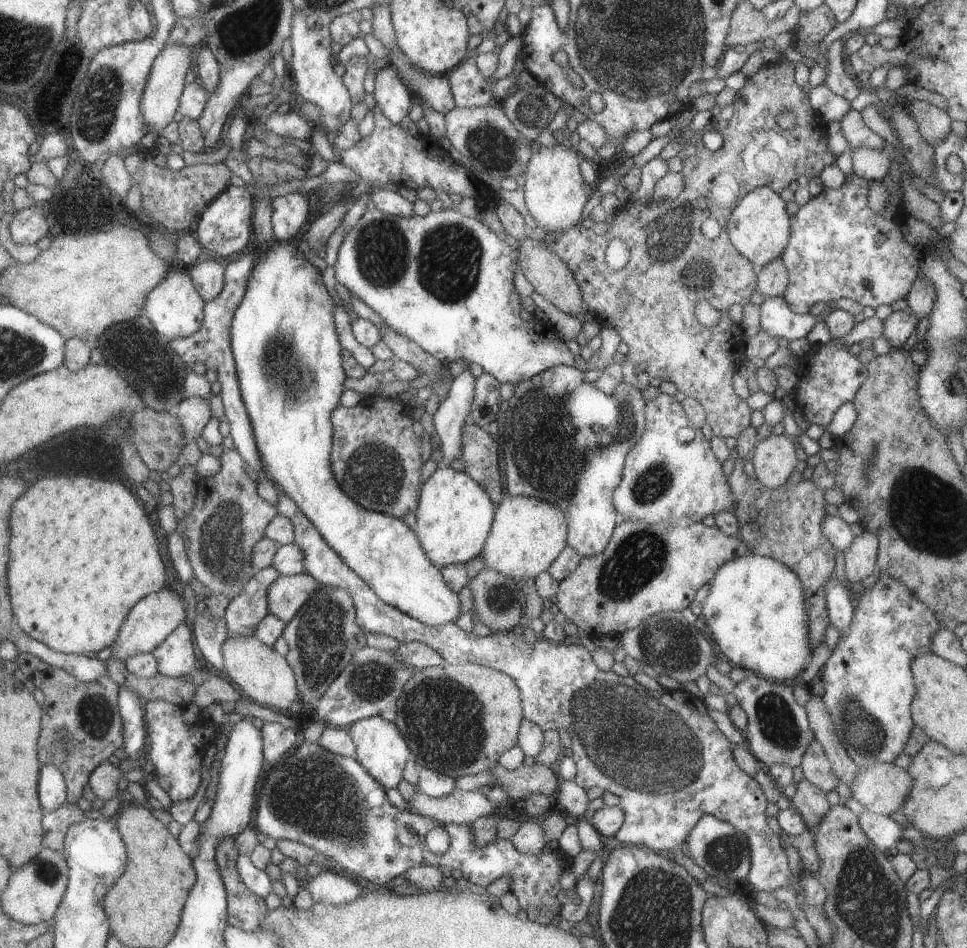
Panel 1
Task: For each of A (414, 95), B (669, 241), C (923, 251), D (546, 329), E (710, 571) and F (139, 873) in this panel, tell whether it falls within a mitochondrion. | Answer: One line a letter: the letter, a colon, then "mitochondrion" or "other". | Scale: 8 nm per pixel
A: other
B: mitochondrion
C: other
D: other
E: other
F: other

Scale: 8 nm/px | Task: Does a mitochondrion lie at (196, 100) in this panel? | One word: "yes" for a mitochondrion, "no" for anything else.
no

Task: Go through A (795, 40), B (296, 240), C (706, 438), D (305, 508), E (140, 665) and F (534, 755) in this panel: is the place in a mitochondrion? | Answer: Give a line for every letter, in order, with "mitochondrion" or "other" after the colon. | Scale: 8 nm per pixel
A: other
B: other
C: other
D: other
E: other
F: other

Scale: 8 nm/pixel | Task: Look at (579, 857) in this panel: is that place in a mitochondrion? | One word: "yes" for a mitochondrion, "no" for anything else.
no

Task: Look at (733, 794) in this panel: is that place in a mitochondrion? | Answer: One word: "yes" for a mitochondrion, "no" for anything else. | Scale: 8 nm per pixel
no

